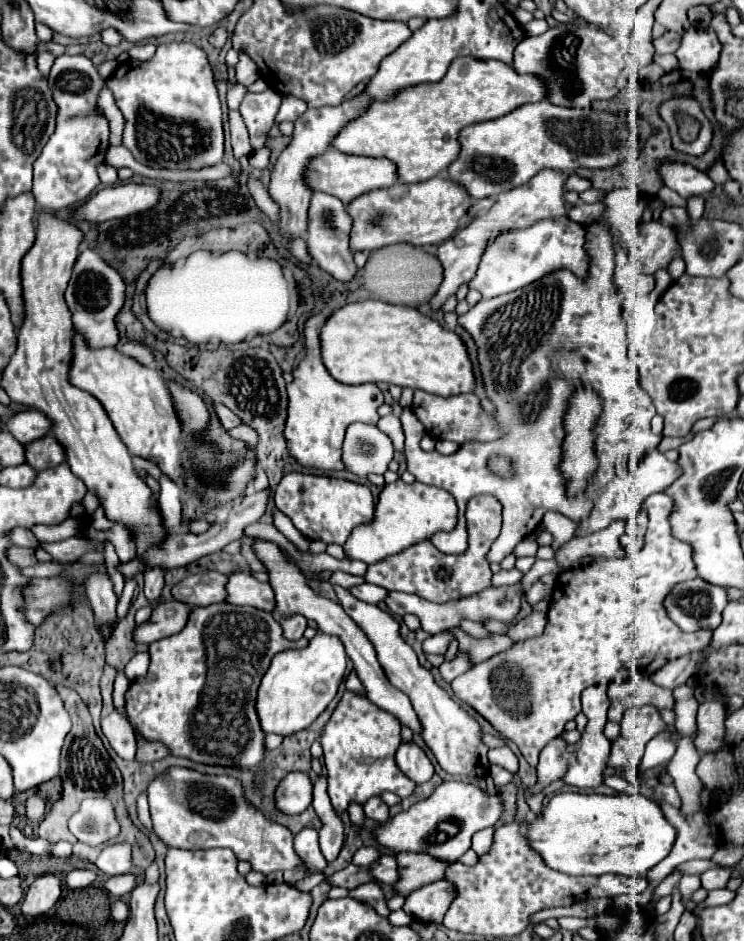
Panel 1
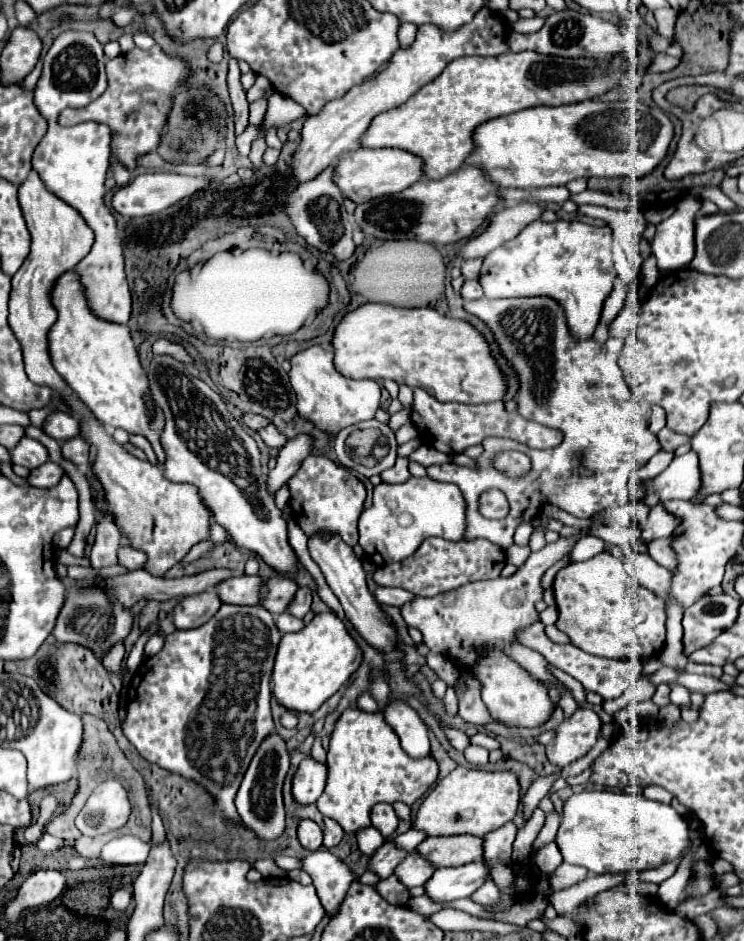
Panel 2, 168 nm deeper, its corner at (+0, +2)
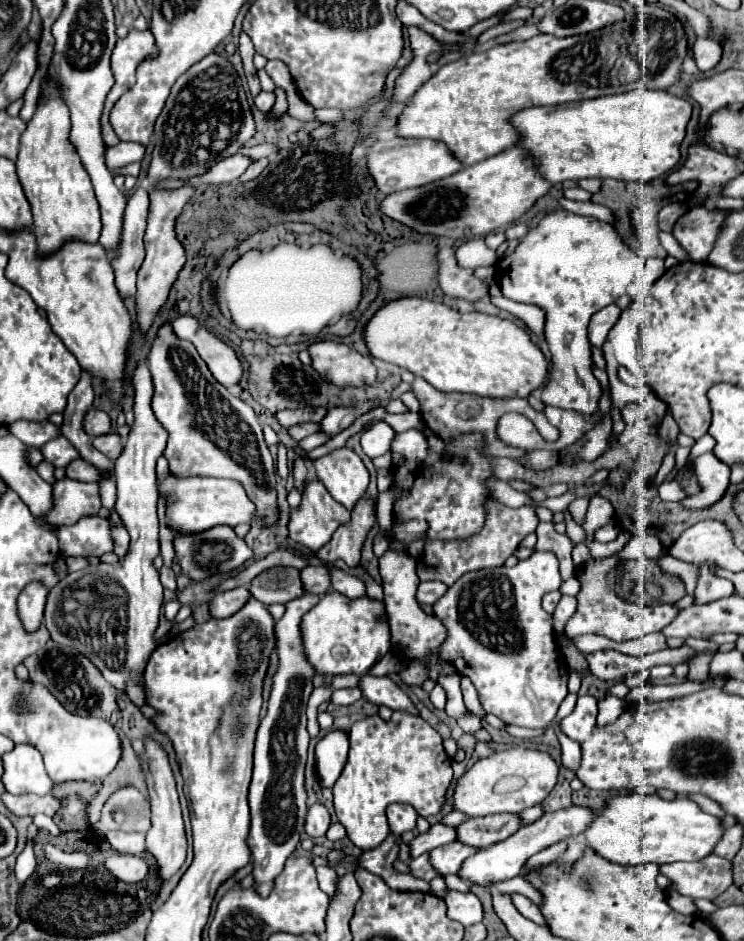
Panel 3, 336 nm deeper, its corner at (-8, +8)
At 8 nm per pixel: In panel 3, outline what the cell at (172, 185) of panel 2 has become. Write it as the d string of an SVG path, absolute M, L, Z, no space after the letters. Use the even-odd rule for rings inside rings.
M237 152L231 158L225 158L223 162L219 162L215 168L207 170L207 174L195 178L197 182L193 186L199 186L203 182L205 184L231 184L249 168L251 162L253 162L253 158Z

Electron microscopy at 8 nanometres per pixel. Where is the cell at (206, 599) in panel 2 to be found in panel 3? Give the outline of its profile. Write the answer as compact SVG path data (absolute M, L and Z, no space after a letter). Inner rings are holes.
M239 586L235 590L219 592L211 602L211 616L213 618L229 618L237 614L251 598L249 586Z

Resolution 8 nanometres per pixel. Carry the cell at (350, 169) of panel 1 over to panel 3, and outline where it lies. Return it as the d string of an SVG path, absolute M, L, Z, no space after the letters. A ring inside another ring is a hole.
M390 130L381 131L380 138L367 152L367 168L377 182L377 188L383 194L393 194L399 190L419 188L441 178L447 178L463 168L463 164L449 152L443 142L427 140L427 138L390 137Z

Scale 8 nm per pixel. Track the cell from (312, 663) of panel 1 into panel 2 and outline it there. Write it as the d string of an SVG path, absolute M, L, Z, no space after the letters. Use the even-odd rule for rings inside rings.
M321 612L315 614L315 618L301 632L285 634L281 638L271 676L271 692L287 710L311 714L349 680L359 664L361 650L347 632L345 624L333 612Z

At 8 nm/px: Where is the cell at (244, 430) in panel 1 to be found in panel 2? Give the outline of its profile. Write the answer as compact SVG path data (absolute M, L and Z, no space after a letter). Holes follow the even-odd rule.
M269 424L269 426L265 426L265 428L257 430L257 432L259 432L259 436L263 438L263 442L265 442L269 448L281 448L281 444L287 442L287 438L285 438L273 424Z

